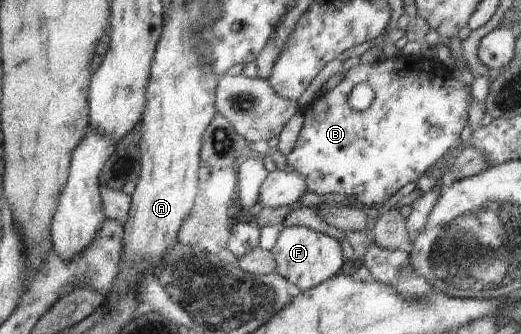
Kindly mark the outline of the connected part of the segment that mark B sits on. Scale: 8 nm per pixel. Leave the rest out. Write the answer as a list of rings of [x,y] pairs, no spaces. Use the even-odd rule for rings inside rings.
[[[405,57],[396,59],[385,59],[383,58],[380,62],[375,64],[358,64],[346,74],[346,78],[331,92],[321,94],[310,106],[302,109],[303,114],[306,117],[305,125],[299,134],[298,148],[289,154],[288,161],[295,169],[293,172],[281,172],[280,170],[272,172],[270,178],[261,191],[261,204],[266,207],[286,207],[295,206],[302,198],[306,192],[317,193],[317,194],[332,194],[340,193],[342,195],[347,195],[348,198],[356,198],[356,200],[363,205],[382,205],[382,202],[388,200],[393,195],[403,187],[408,187],[409,185],[415,185],[417,181],[431,168],[436,162],[439,161],[448,150],[450,151],[460,142],[460,135],[469,124],[469,108],[472,103],[474,103],[474,98],[471,96],[471,91],[469,90],[469,85],[466,85],[463,81],[460,81],[452,76],[452,72],[448,66],[443,65],[437,60],[430,60],[418,57]],[[358,84],[368,84],[372,90],[374,90],[374,101],[370,104],[367,110],[358,112],[350,106],[350,96],[354,92],[354,88]]]

